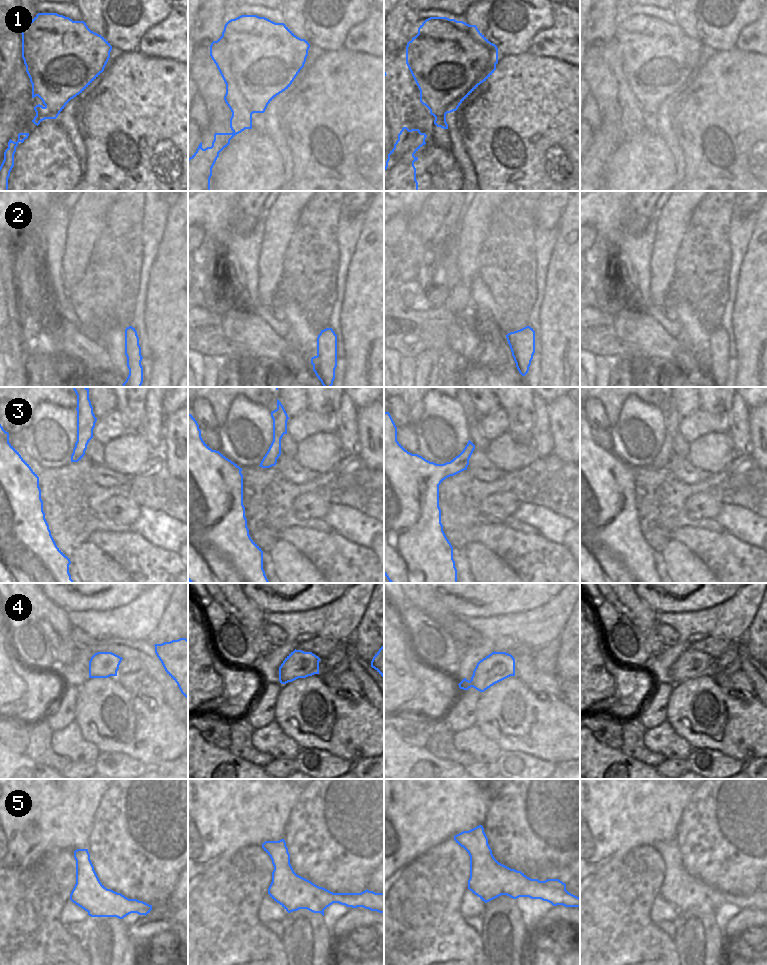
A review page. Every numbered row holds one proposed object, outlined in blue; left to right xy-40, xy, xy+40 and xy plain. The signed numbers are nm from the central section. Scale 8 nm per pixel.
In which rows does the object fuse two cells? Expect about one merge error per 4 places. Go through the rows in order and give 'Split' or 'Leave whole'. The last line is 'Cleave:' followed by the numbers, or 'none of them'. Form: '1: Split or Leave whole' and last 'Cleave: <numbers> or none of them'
1: Leave whole
2: Split
3: Leave whole
4: Leave whole
5: Leave whole
Cleave: 2.

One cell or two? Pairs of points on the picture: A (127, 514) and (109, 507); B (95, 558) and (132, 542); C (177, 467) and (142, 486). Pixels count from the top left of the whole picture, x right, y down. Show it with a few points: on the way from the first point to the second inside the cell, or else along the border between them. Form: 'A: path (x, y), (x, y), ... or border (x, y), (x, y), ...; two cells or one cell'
A: path (122, 509), (119, 505), (114, 507); one cell
B: border (89, 541), (102, 549), (122, 568); two cells
C: border (163, 457), (167, 470), (177, 478); two cells

